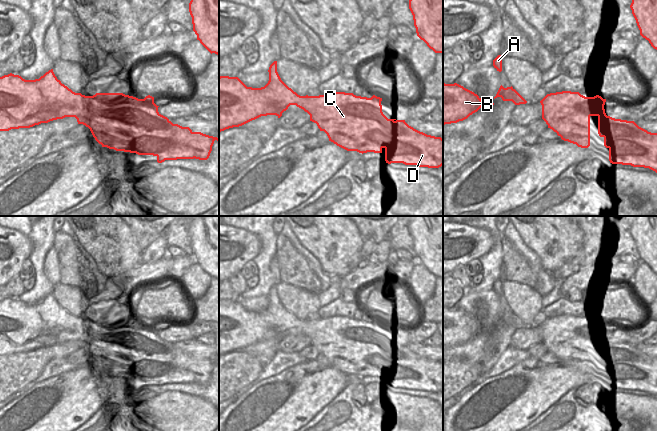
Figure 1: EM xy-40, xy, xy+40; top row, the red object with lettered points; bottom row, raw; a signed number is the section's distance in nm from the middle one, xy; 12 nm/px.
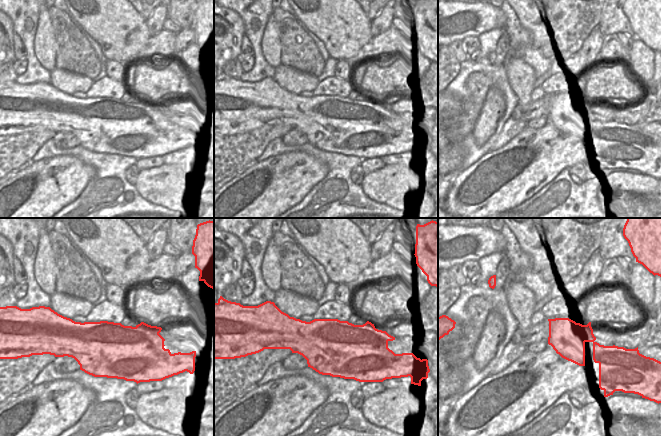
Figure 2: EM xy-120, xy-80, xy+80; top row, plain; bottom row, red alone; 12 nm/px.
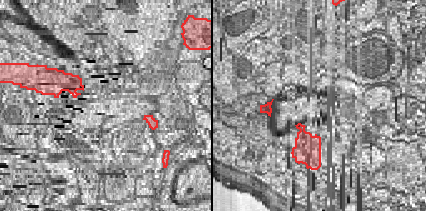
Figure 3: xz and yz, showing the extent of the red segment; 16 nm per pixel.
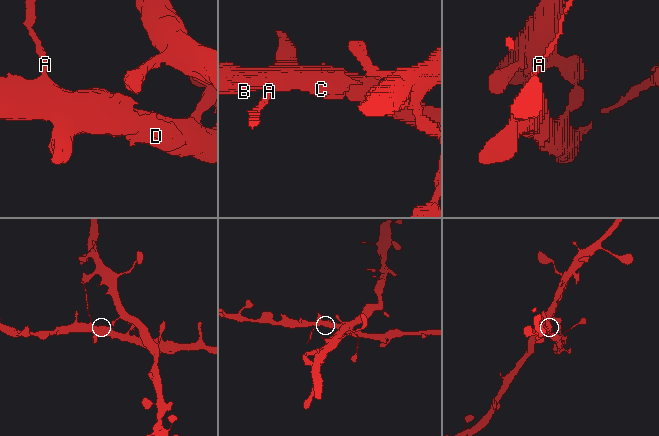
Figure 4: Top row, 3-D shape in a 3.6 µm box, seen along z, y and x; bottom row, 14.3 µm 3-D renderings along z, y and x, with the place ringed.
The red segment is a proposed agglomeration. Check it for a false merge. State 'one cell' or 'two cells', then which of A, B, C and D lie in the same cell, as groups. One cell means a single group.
one cell; groups A B C D

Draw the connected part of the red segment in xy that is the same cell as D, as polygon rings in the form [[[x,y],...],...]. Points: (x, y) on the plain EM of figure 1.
[[[277,285],[270,289],[268,296],[269,305],[261,312],[247,311],[238,301],[219,301],[219,356],[242,350],[261,340],[276,339],[280,342],[290,329],[296,329],[310,339],[310,345],[327,358],[329,365],[347,375],[382,377],[384,372],[388,388],[403,387],[428,392],[443,389],[443,363],[420,356],[405,344],[388,343],[382,336],[382,322],[345,316],[300,320],[281,304]]]

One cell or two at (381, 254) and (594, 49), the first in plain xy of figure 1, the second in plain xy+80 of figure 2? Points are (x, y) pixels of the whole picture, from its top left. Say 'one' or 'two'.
one

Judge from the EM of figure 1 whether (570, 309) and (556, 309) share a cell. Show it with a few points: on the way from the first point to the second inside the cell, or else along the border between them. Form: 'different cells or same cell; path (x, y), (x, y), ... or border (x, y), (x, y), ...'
same cell; path (567, 309), (559, 309)

